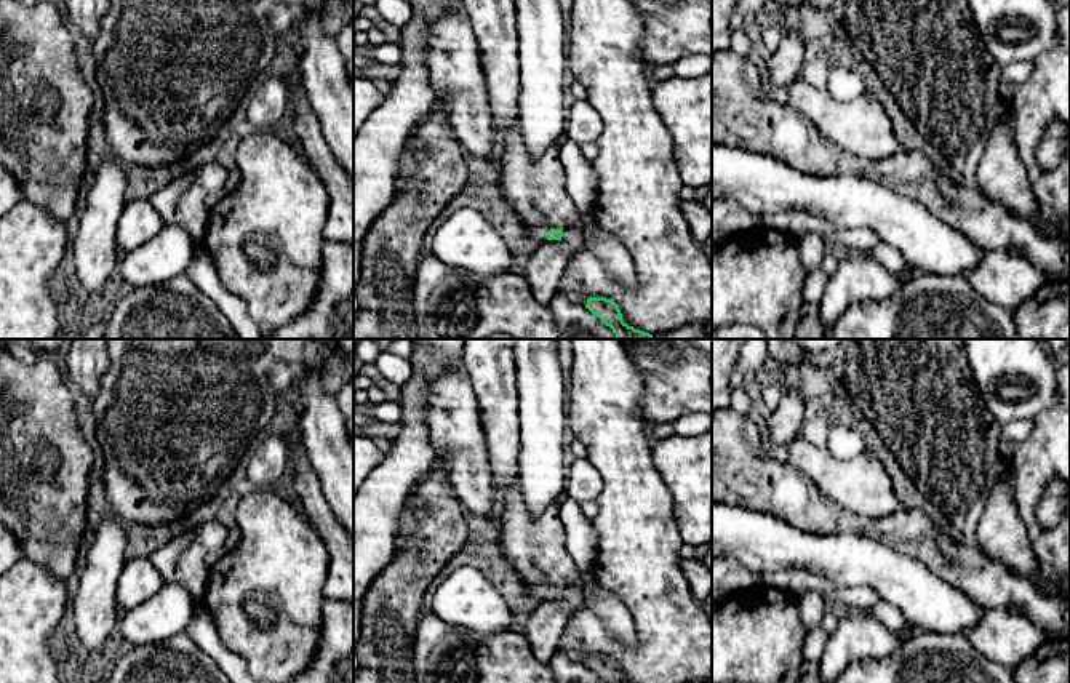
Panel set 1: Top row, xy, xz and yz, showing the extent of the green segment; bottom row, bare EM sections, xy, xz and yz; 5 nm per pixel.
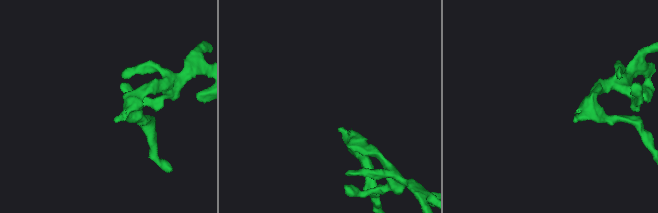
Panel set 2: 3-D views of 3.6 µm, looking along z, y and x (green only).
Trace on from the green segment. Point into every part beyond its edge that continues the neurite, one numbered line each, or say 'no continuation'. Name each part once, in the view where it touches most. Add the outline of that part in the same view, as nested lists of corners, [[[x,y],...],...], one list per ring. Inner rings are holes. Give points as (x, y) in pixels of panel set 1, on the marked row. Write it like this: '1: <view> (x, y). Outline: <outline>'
1: xz (534, 187). Outline: [[[520,125],[507,134],[501,187],[504,198],[518,214],[518,222],[536,243],[544,243],[550,229],[582,218],[565,187],[560,142],[534,158],[529,155]]]

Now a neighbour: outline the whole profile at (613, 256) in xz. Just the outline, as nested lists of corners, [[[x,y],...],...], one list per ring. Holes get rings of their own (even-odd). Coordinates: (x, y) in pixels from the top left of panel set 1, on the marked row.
[[[590,214],[582,216],[584,242],[600,261],[609,278],[627,288],[635,286],[635,264],[624,245],[603,232]]]

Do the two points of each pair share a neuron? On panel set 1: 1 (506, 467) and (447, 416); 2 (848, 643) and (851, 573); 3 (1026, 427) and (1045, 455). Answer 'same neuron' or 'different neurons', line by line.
1: different neurons
2: different neurons
3: different neurons

